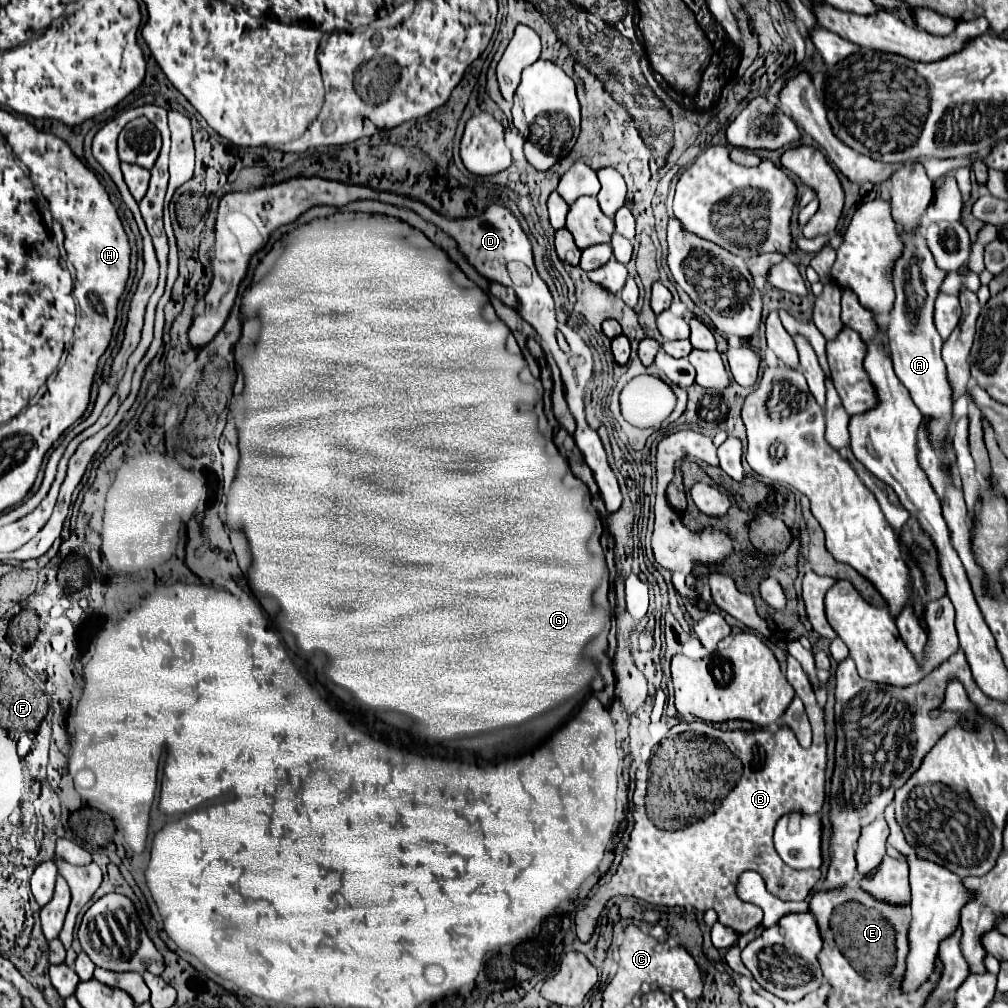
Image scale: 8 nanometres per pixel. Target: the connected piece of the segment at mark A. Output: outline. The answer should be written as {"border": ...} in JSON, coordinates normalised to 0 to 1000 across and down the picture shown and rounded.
{"border":[[[903,231],[897,233],[897,251],[887,263],[887,287],[889,287],[889,301],[883,311],[881,318],[881,336],[883,336],[883,356],[887,360],[887,368],[895,382],[903,388],[903,394],[907,402],[913,406],[913,410],[921,416],[919,428],[923,441],[927,447],[937,447],[938,439],[944,432],[944,422],[948,420],[946,414],[946,396],[944,396],[944,384],[938,372],[938,362],[935,358],[935,336],[927,324],[925,309],[927,309],[927,297],[931,293],[931,285],[938,275],[938,269],[931,267],[925,251],[919,245],[917,231]]]}

